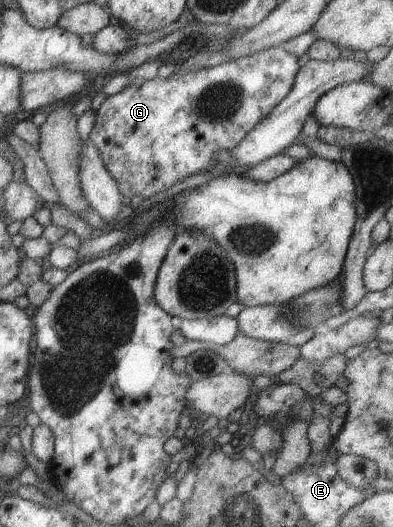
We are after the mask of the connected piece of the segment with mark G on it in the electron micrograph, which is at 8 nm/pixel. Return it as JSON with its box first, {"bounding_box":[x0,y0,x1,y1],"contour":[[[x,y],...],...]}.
{"bounding_box":[89,45,300,202],"contour":[[[279,45],[216,67],[185,71],[167,79],[156,76],[140,83],[132,82],[123,91],[108,96],[95,111],[89,139],[98,147],[108,173],[119,185],[120,193],[133,197],[135,202],[143,201],[196,173],[212,169],[217,163],[214,153],[238,147],[248,131],[266,119],[292,90],[300,69],[299,59]]]}

